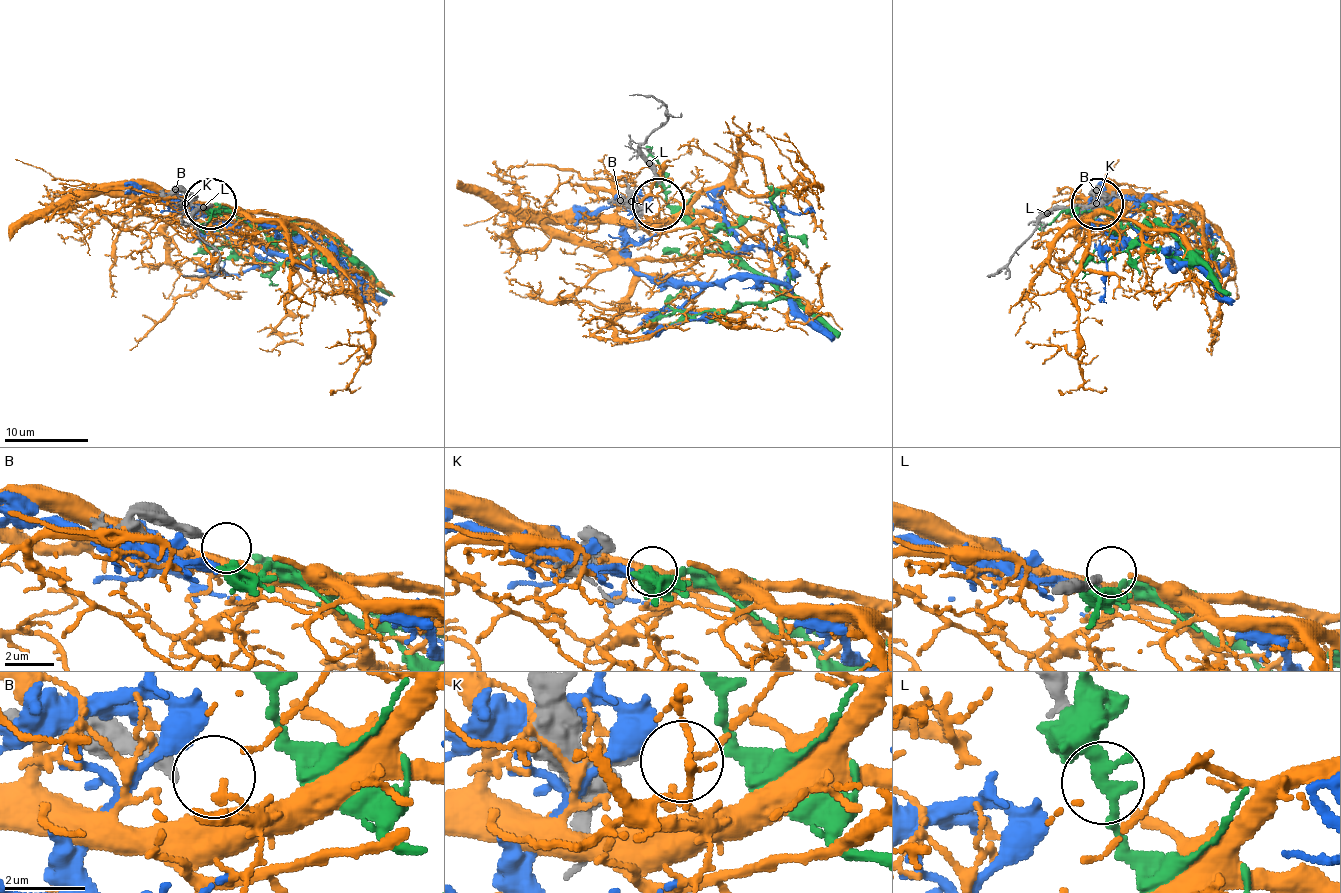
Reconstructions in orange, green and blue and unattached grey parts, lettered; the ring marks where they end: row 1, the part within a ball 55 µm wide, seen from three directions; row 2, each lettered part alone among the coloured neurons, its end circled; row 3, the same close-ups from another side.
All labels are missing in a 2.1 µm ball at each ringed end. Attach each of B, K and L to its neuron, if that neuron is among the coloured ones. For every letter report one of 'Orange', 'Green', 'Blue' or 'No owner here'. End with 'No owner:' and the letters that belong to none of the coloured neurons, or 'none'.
B: No owner here
K: Green
L: Orange
No owner: B

